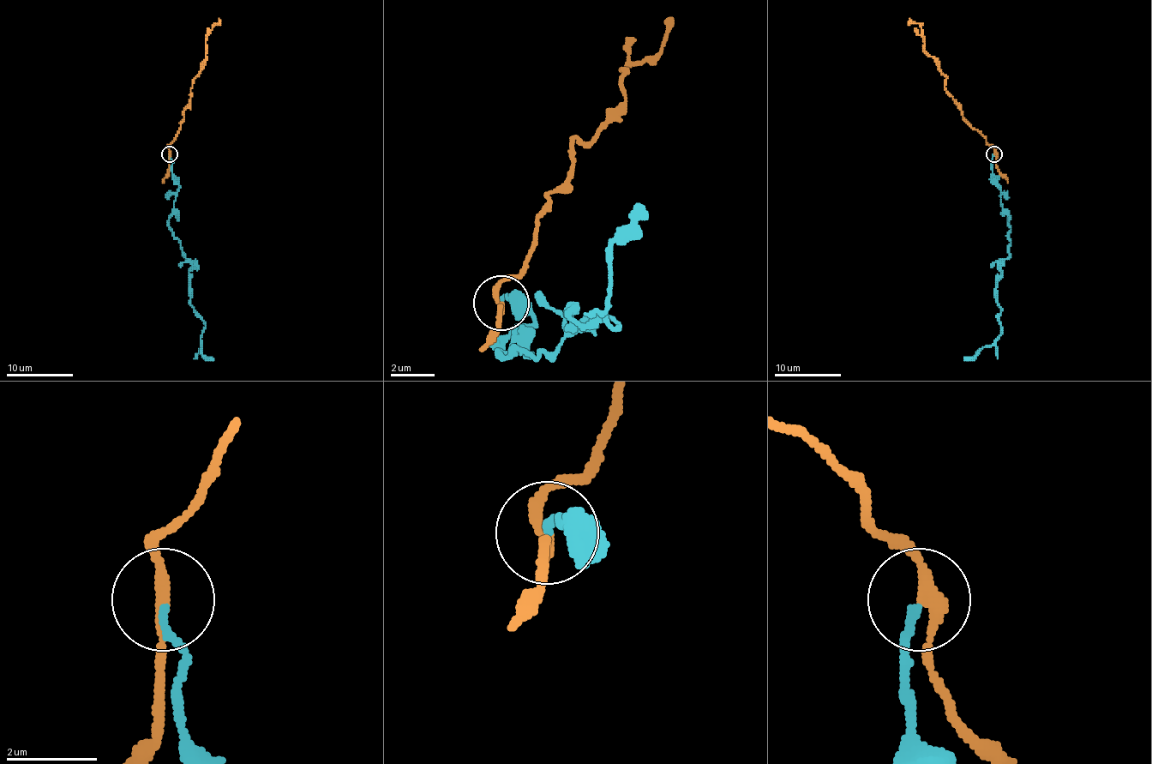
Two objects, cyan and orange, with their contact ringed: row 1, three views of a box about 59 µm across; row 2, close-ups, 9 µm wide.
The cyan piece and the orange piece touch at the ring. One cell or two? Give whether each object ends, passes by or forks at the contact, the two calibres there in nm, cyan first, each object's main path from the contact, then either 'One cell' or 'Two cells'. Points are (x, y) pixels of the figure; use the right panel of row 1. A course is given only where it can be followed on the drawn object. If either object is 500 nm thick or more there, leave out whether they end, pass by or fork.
At the ring cyan ends. At the ring orange passes by. Thickness 170 nm (cyan) against 260 nm. Course of cyan: (994, 154), (992, 179), (1010, 231), (1009, 255), (1000, 266), (996, 289), (1000, 335), (964, 360). Course of orange: (994, 154), (946, 89), (946, 76), (924, 51), (924, 36), (918, 23), (908, 21). Two cells

